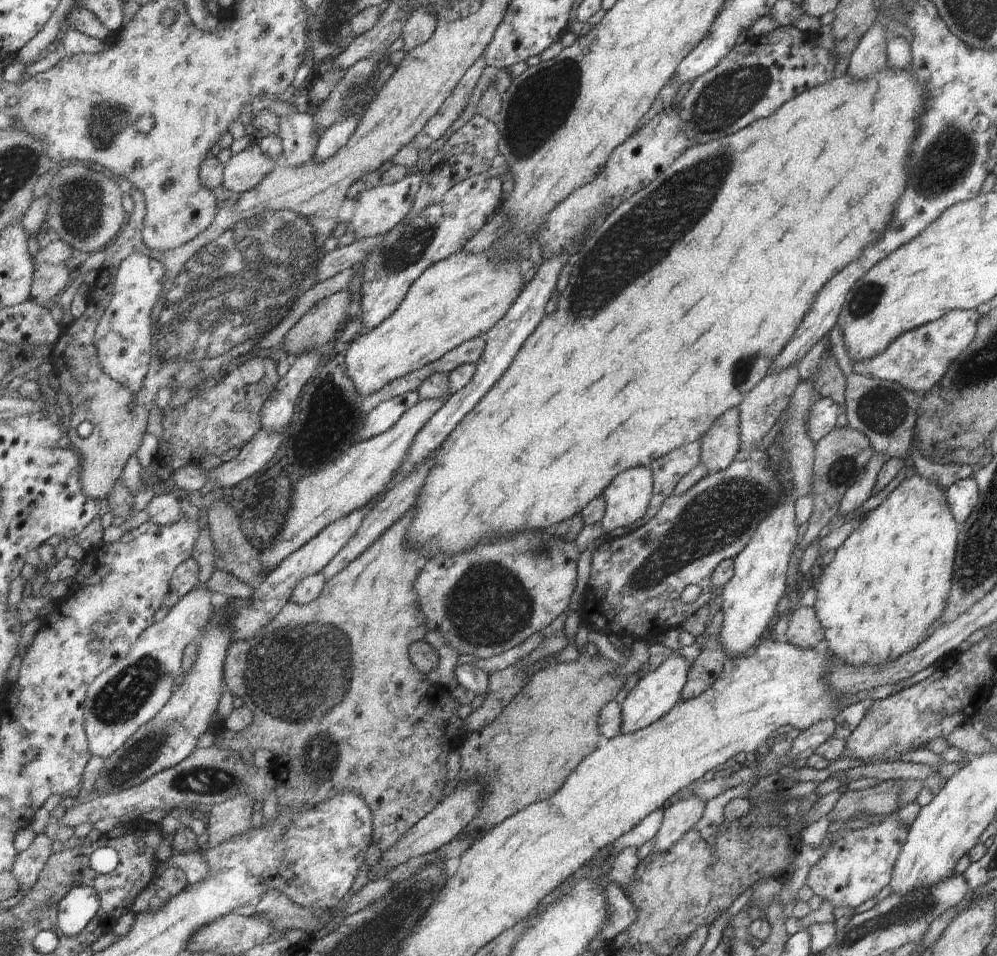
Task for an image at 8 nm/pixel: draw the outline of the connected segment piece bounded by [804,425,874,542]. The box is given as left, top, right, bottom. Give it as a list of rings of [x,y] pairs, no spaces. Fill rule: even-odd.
[[[835,427],[824,438],[815,444],[813,462],[813,483],[811,494],[813,496],[813,510],[807,521],[806,542],[812,542],[820,536],[822,528],[828,525],[831,518],[838,512],[846,491],[856,482],[858,474],[874,454],[868,438],[858,430],[845,427]]]

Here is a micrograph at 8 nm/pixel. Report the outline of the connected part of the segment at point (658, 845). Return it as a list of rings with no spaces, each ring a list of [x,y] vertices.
[[[699,797],[686,799],[680,803],[672,805],[669,809],[665,810],[665,819],[663,822],[662,830],[660,834],[654,840],[654,850],[656,852],[661,851],[658,855],[661,856],[664,852],[669,851],[674,844],[678,844],[682,838],[688,834],[692,828],[695,828],[695,824],[701,819],[703,815],[706,802],[702,801]]]

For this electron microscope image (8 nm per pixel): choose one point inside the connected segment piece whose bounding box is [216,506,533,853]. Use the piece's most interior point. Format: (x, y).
(336, 697)

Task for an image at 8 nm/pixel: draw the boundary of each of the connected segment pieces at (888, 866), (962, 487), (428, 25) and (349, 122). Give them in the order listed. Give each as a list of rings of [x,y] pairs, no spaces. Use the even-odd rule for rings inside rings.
[[[897,811],[891,815],[883,815],[879,824],[872,824],[864,829],[850,830],[844,838],[836,840],[831,846],[832,836],[829,834],[830,846],[826,854],[819,858],[811,868],[807,884],[814,894],[828,900],[832,906],[842,908],[858,908],[860,904],[874,898],[882,892],[891,881],[891,870],[894,868],[902,845],[906,842],[908,825],[898,825]]]
[[[972,476],[954,482],[945,491],[945,499],[952,516],[962,524],[974,510],[981,492]]]
[[[420,6],[406,23],[403,34],[405,50],[409,52],[432,40],[437,31],[438,21],[438,15],[430,14],[424,6]]]
[[[356,114],[334,125],[321,138],[314,158],[327,161],[336,156],[350,142],[350,139],[358,130],[358,125],[361,125],[362,119],[363,114]]]

